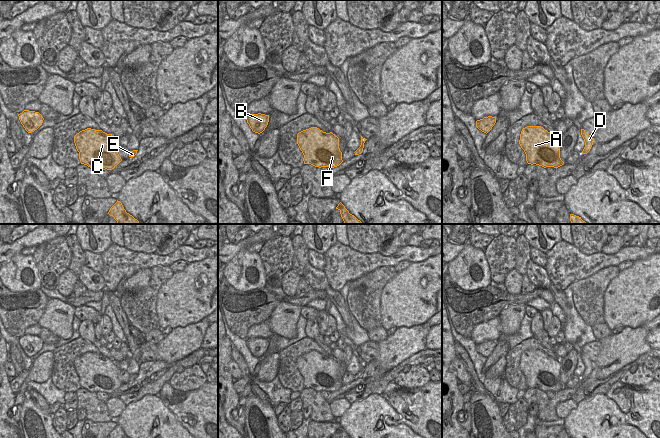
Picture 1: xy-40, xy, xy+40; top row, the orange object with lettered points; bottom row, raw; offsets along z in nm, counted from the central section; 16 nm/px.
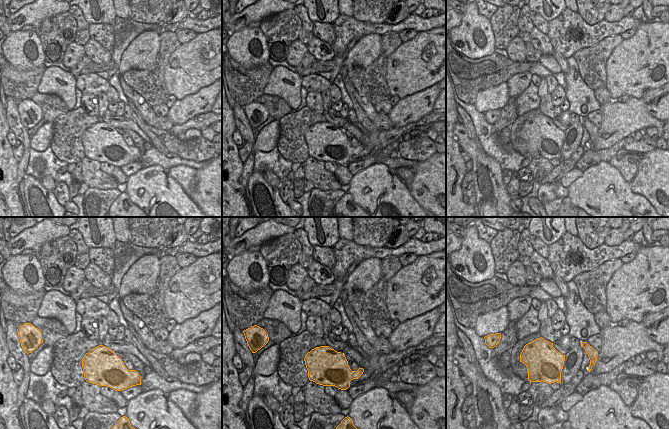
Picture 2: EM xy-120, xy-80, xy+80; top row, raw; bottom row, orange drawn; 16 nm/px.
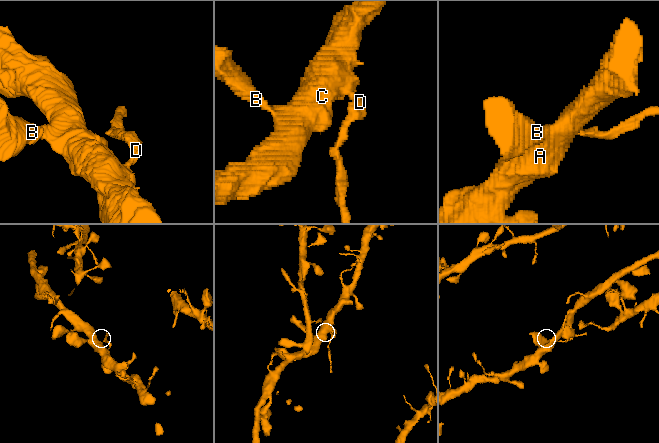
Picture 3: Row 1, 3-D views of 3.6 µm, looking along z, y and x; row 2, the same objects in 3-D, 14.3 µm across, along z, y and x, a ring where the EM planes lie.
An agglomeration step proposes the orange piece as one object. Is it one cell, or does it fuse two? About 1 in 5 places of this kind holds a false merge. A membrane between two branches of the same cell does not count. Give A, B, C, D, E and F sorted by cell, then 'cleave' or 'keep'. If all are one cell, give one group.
groups A B C E F / D; cleave

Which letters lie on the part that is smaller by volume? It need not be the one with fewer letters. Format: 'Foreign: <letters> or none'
Foreign: D

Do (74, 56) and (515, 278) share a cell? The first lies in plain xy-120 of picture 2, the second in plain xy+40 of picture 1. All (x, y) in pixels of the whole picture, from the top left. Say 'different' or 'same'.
same

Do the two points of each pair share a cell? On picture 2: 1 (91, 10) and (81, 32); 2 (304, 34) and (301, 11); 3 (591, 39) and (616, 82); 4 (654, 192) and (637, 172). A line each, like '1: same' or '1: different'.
1: different
2: same
3: different
4: same

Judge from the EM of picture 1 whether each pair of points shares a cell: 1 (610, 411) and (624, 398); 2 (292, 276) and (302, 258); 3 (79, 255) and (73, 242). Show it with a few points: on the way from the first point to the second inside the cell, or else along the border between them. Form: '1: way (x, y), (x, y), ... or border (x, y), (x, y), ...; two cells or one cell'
1: border (604, 394), (616, 404), (630, 424); two cells
2: border (292, 268), (301, 276); two cells
3: way (77, 252), (74, 245); one cell

